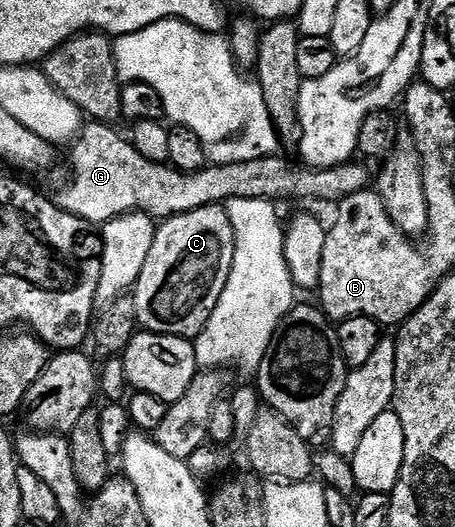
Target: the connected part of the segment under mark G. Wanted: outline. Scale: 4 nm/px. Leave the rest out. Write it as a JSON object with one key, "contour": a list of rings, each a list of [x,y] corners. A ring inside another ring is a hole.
{"contour":[[[89,123],[82,128],[79,136],[72,142],[71,150],[73,149],[73,174],[69,177],[69,182],[61,189],[61,194],[55,197],[55,200],[61,208],[67,210],[71,215],[81,217],[83,220],[88,221],[90,226],[100,227],[106,221],[115,219],[124,213],[146,213],[149,217],[154,219],[168,219],[170,217],[177,217],[181,213],[187,211],[195,211],[199,207],[207,207],[208,205],[224,206],[225,202],[231,199],[263,199],[264,201],[272,201],[274,203],[282,203],[281,201],[333,201],[332,203],[340,203],[346,201],[351,195],[362,193],[364,189],[370,188],[371,173],[364,169],[363,166],[357,165],[358,163],[350,163],[348,165],[336,165],[330,169],[315,169],[312,167],[301,167],[305,169],[289,169],[281,155],[274,155],[271,157],[264,157],[255,161],[248,161],[247,163],[237,163],[231,165],[214,165],[210,164],[208,167],[200,169],[198,173],[181,173],[177,169],[170,167],[168,164],[156,165],[147,159],[143,159],[143,155],[139,155],[139,151],[135,151],[132,140],[120,137],[116,133],[116,128],[110,127],[105,123]]]}

